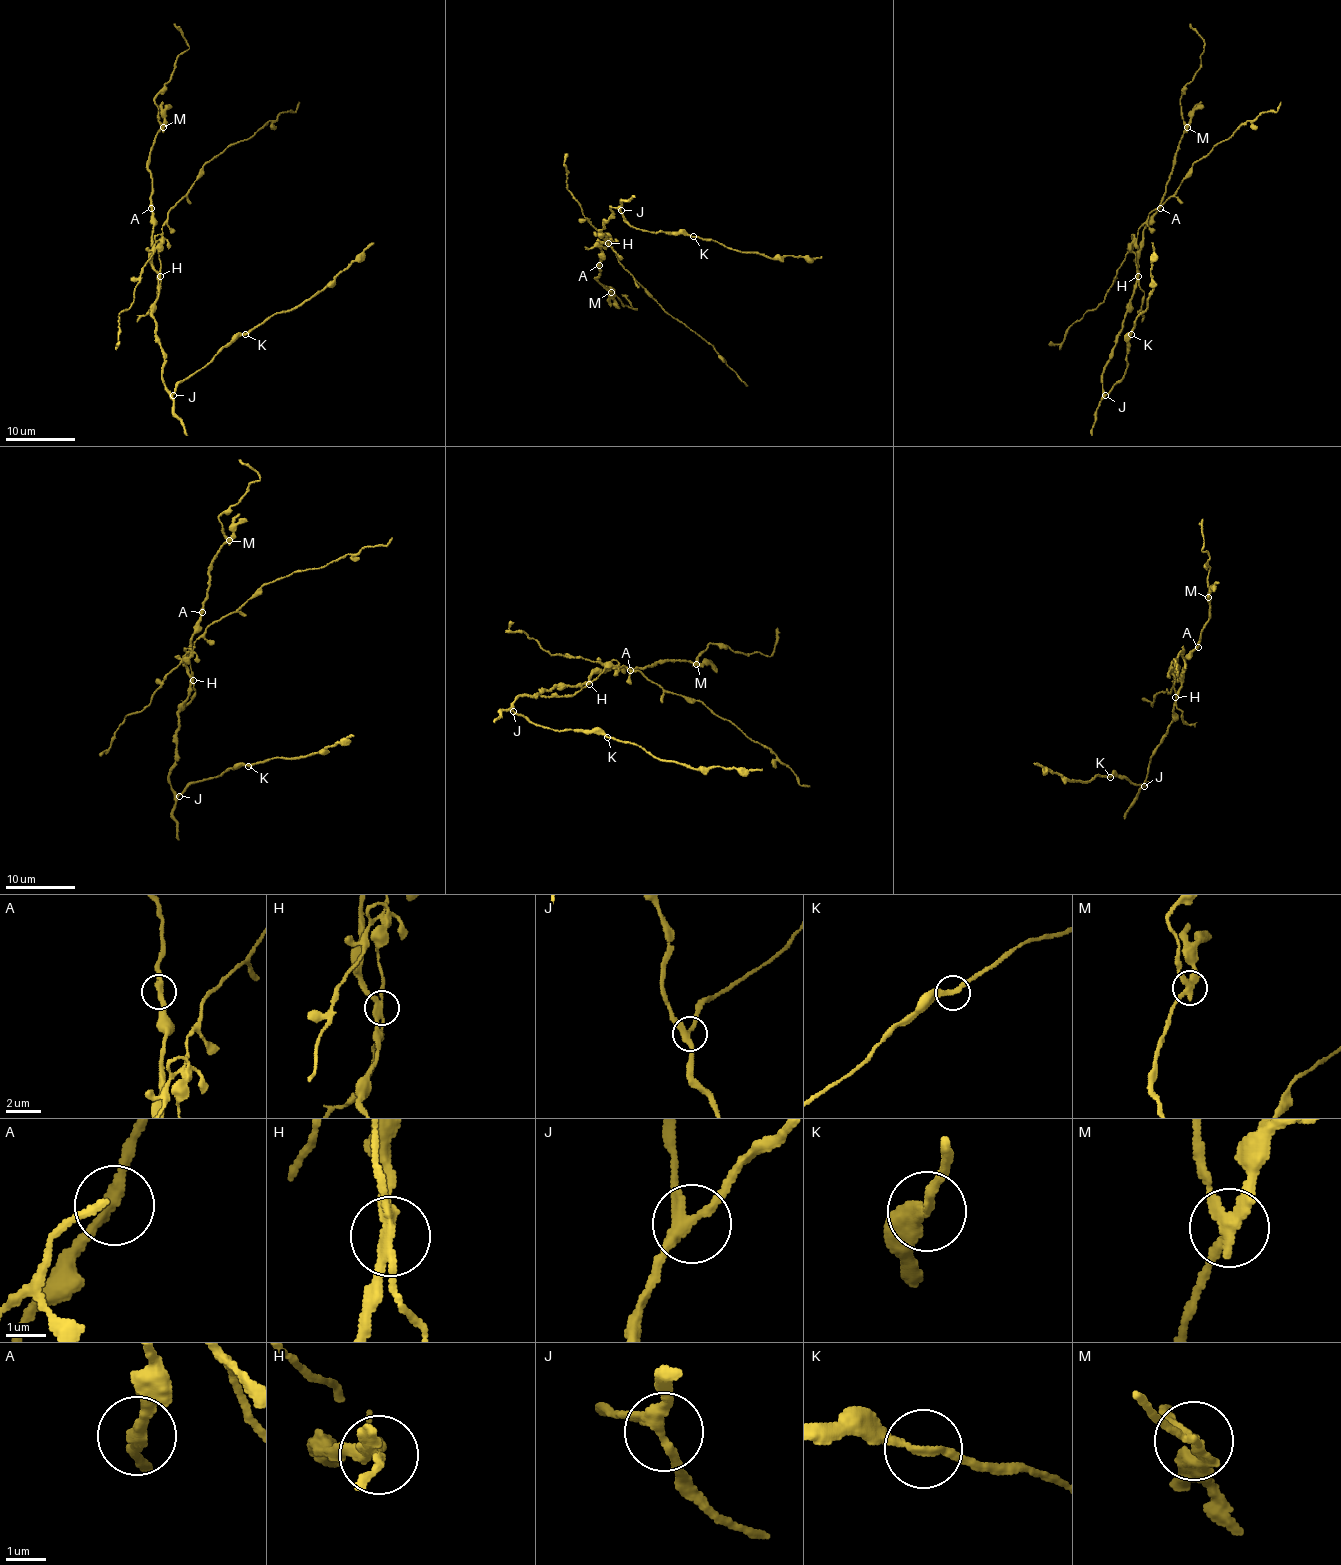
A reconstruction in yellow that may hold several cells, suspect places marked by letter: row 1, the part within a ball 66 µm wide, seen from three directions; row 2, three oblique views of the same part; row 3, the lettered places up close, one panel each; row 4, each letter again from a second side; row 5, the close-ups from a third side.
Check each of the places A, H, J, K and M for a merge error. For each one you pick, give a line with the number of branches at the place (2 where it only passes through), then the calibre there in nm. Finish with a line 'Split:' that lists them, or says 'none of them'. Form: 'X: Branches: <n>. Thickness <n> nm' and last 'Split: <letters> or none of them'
H: Branches: 3. Thickness 240 nm
M: Branches: 3. Thickness 260 nm
Split: H, M

